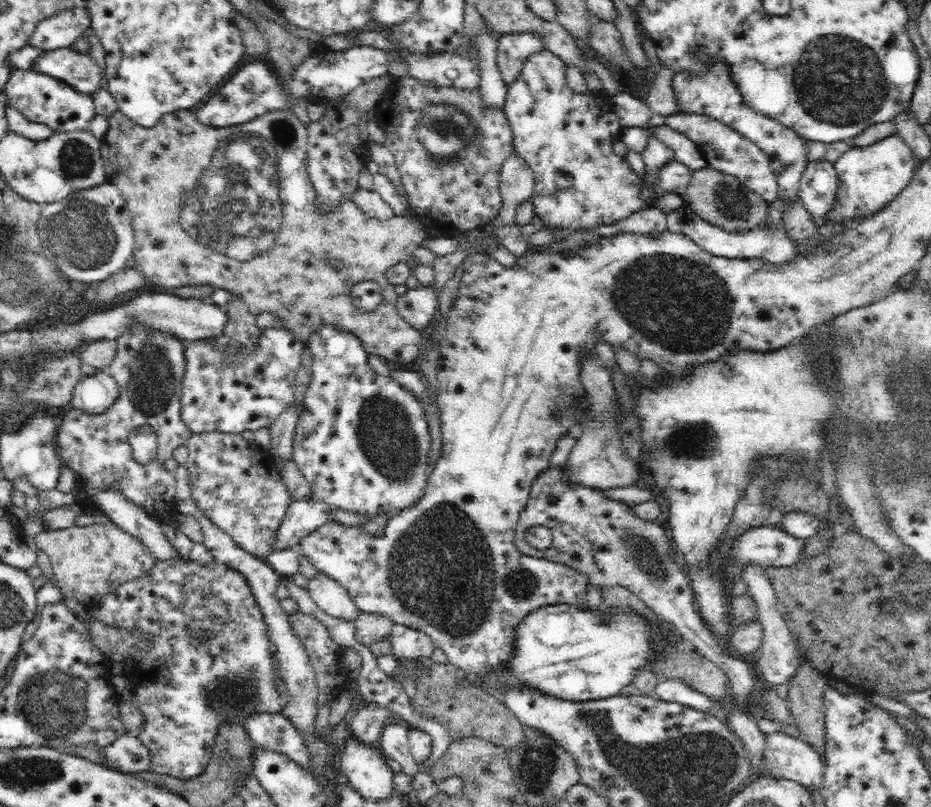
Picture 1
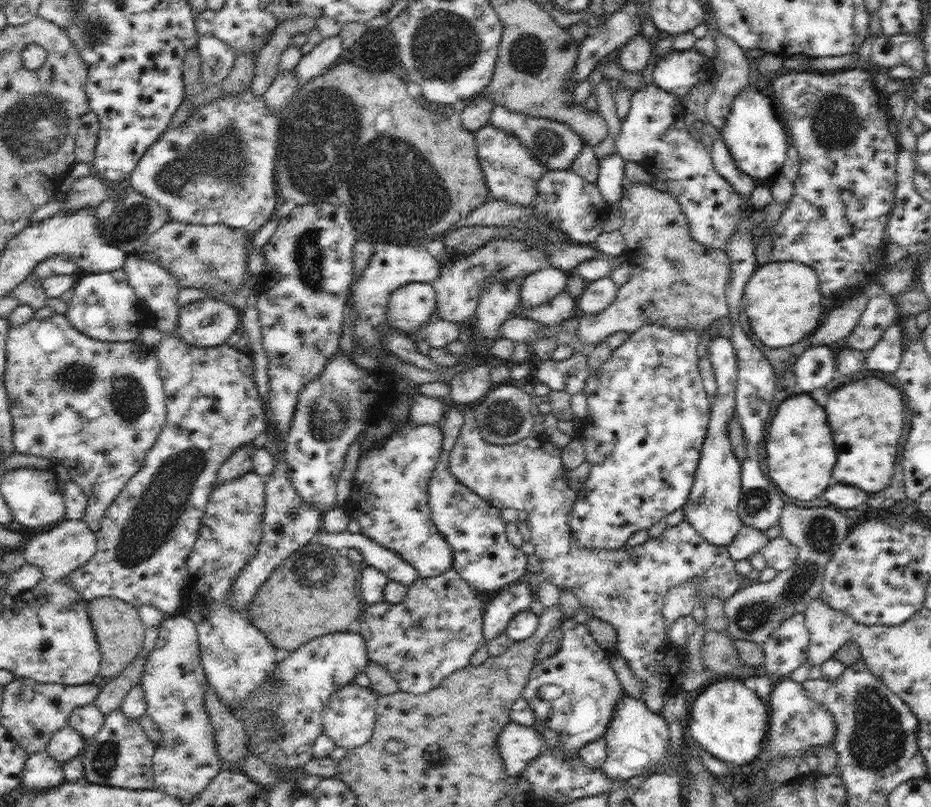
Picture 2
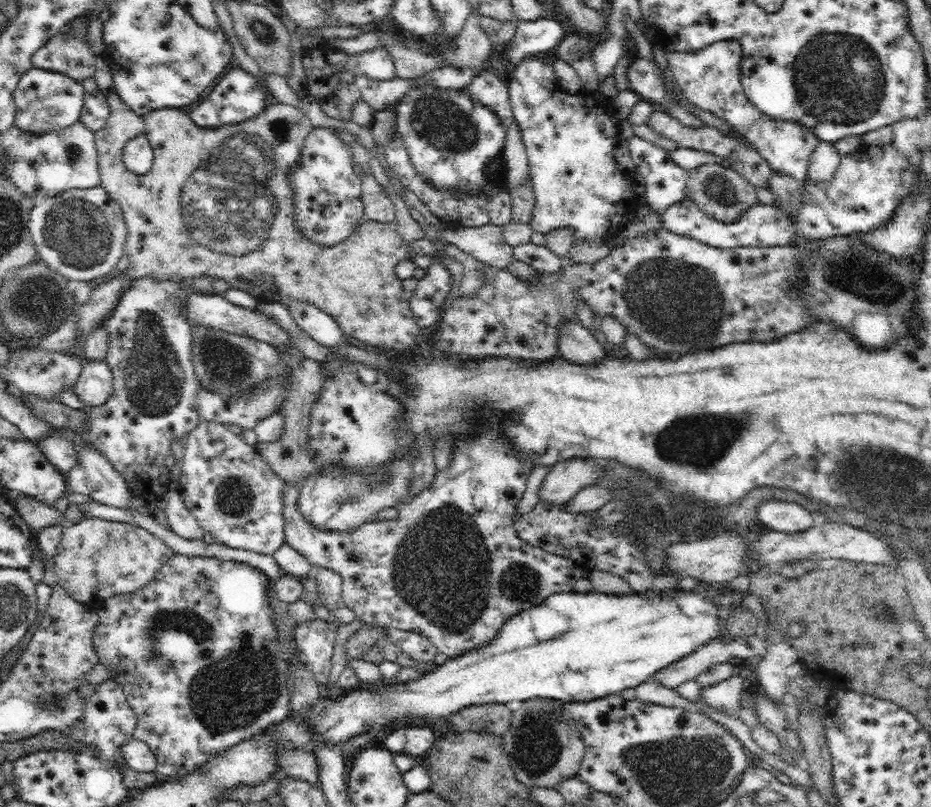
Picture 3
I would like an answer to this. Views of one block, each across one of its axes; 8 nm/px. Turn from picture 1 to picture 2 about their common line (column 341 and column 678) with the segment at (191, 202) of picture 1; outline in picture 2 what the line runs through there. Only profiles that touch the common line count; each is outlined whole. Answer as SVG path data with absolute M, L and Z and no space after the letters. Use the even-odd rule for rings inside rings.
M634 184L626 188L627 192L621 198L623 226L619 229L627 246L622 255L626 256L626 261L632 266L629 280L619 288L617 297L608 308L594 316L586 313L580 316L577 328L580 341L592 347L602 343L610 334L620 330L631 334L648 324L701 332L714 320L729 316L730 307L726 295L732 274L730 255L725 250L706 248L692 238L688 220L676 198L669 192L662 192L644 184Z

